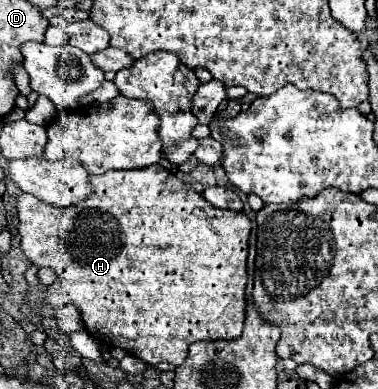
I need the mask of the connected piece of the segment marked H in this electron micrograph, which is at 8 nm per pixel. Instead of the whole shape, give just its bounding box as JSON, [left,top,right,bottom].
[17,165,251,365]

